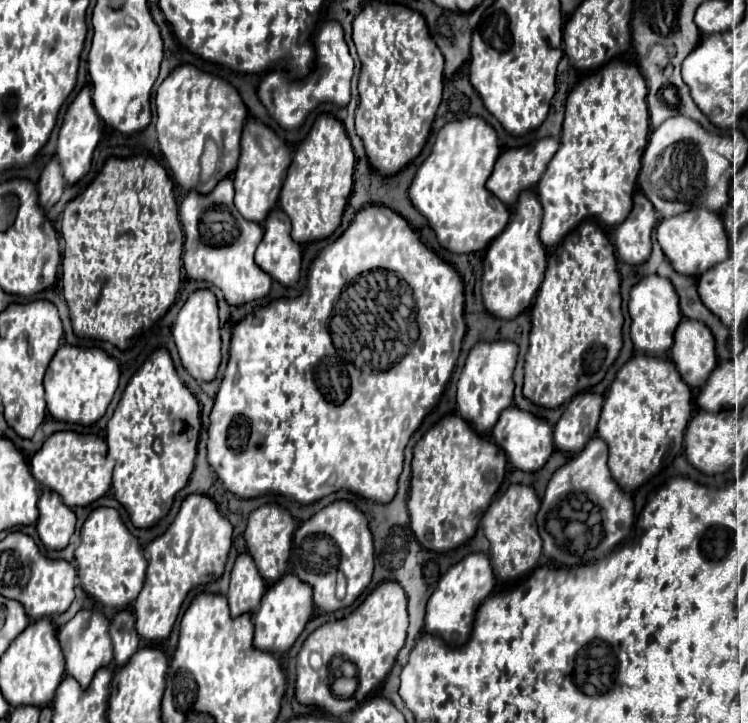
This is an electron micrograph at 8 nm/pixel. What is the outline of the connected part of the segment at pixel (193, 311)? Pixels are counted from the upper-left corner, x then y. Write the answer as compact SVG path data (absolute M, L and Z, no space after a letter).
M196 290L182 306L174 326L172 336L178 346L178 354L186 372L198 382L212 382L220 368L220 326L218 326L218 304L210 290Z

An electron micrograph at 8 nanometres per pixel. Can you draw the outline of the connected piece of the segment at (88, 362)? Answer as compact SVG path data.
M64 344L54 354L44 378L48 412L58 422L92 426L106 414L106 408L112 402L114 392L118 388L118 380L120 380L118 362L112 356L108 356L104 350L76 348Z

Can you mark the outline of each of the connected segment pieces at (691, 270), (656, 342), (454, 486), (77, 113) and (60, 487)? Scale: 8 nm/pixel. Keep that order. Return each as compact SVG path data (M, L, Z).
M704 208L662 220L656 228L656 240L668 262L672 262L674 270L692 278L698 278L704 274L704 270L710 270L716 266L716 262L724 262L724 258L728 258L728 234L724 224L716 212L706 212Z
M646 276L642 278L630 292L630 304L628 312L632 318L630 326L630 338L634 342L634 350L644 354L656 354L666 356L672 348L672 338L676 332L676 326L682 320L676 290L672 290L672 282L660 276Z
M446 416L414 446L410 482L410 526L426 550L448 552L470 540L506 476L506 454L478 436L460 416Z
M82 88L82 92L74 98L74 102L68 106L66 114L64 114L64 124L60 128L60 136L58 136L58 146L56 146L56 158L62 166L64 172L64 180L68 184L76 184L80 178L84 178L90 170L92 164L92 156L96 150L96 144L100 140L102 134L102 122L92 106L92 94L90 88Z
M56 432L34 454L30 466L32 466L32 476L40 486L56 492L66 506L76 508L96 502L110 490L114 462L108 458L108 448L102 438L92 434Z

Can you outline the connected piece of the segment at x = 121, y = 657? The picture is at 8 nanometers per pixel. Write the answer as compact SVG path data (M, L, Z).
M122 610L114 616L112 626L110 626L110 636L114 642L114 666L122 668L128 658L140 648L140 636L136 634L134 628L136 620L130 610Z

